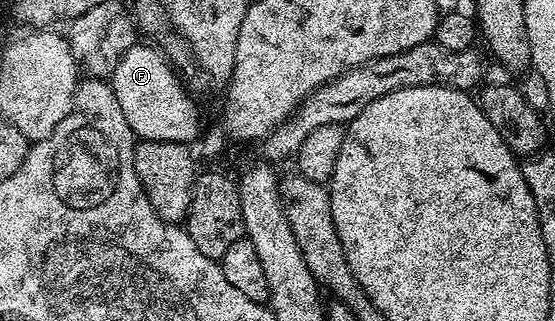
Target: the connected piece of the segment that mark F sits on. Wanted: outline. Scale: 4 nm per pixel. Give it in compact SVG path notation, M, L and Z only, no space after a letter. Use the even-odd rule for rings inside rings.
M143 43L131 47L114 69L111 76L114 94L117 95L117 103L121 103L125 123L129 123L136 138L184 143L200 140L199 109L174 71L177 72L160 50L158 52Z

